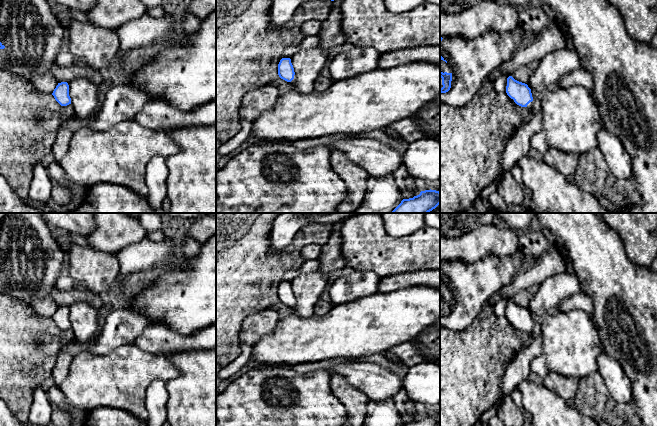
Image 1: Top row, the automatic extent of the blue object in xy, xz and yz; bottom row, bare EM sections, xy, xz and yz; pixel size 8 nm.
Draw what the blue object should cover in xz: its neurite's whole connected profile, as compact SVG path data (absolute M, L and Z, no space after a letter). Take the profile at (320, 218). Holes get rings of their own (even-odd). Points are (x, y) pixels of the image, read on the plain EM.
M279 213L270 234L272 251L283 251L290 246L297 232L308 224L331 224L360 213Z

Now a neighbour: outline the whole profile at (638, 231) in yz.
M596 213L623 241L629 260L650 268L657 258L657 213Z

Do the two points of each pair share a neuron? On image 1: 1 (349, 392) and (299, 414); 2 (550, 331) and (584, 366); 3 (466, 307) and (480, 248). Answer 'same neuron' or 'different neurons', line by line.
1: different neurons
2: same neuron
3: different neurons

